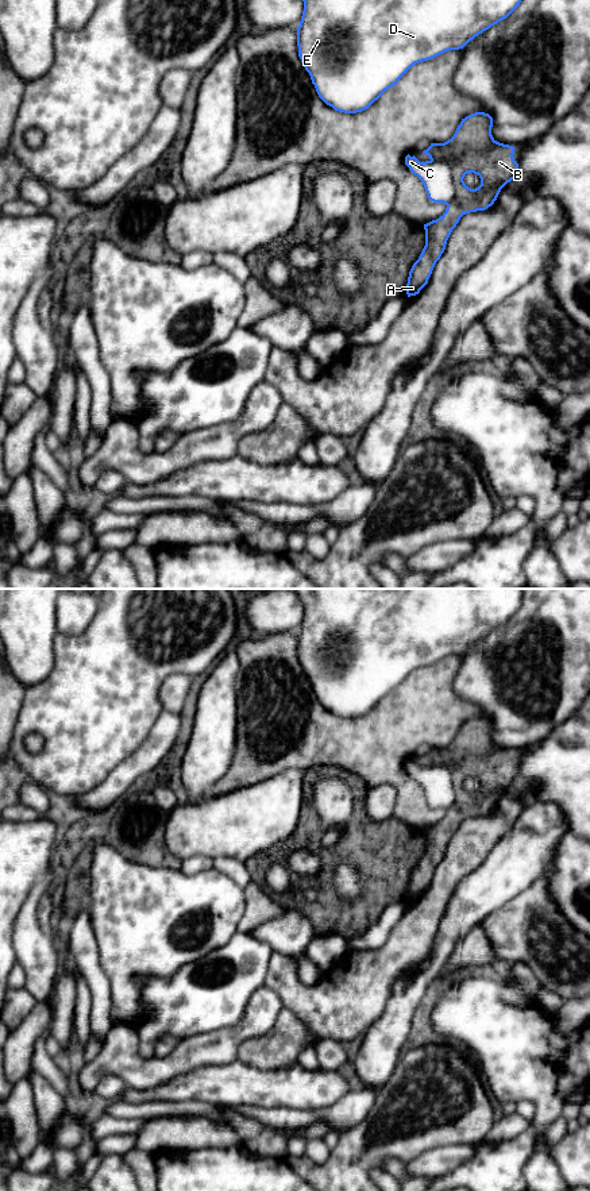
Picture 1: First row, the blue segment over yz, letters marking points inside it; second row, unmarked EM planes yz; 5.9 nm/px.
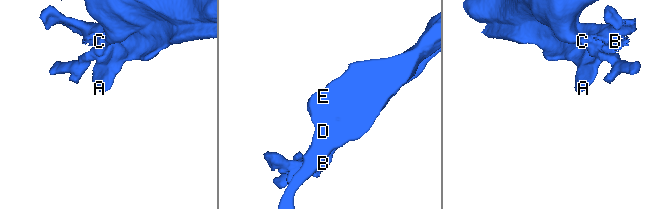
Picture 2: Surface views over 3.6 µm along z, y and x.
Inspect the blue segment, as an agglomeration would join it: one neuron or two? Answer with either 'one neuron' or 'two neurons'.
two neurons

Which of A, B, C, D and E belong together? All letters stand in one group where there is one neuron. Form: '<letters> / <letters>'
A B / C D E

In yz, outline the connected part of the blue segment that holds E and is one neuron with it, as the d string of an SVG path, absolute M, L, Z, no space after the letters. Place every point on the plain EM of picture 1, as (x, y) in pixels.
M296 589L304 606L297 632L298 662L319 702L335 716L367 714L416 668L470 645L506 624L521 608L522 589Z

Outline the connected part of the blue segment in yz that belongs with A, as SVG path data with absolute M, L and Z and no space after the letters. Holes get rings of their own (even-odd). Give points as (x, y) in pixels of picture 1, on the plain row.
M471 718L462 724L451 744L431 748L423 756L431 766L439 764L450 770L456 802L439 824L424 829L425 851L409 876L408 902L419 899L428 889L460 822L491 812L501 794L518 780L518 768L513 763L514 752L497 747L491 740L491 732L493 722L489 718ZM467 778L479 780L478 793L471 794L464 789Z

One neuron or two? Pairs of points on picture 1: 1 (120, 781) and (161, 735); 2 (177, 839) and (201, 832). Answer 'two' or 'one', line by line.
1: one
2: one

